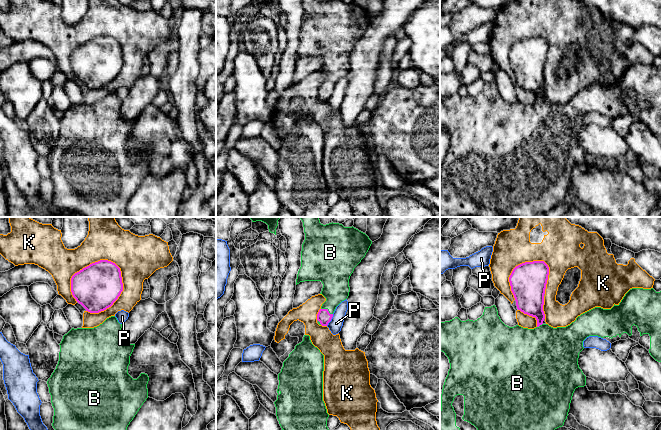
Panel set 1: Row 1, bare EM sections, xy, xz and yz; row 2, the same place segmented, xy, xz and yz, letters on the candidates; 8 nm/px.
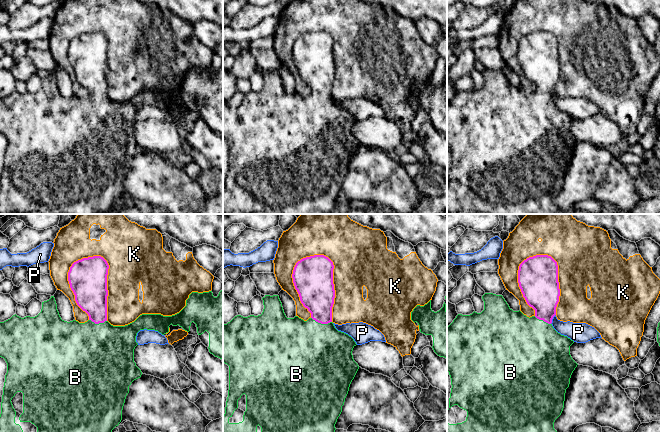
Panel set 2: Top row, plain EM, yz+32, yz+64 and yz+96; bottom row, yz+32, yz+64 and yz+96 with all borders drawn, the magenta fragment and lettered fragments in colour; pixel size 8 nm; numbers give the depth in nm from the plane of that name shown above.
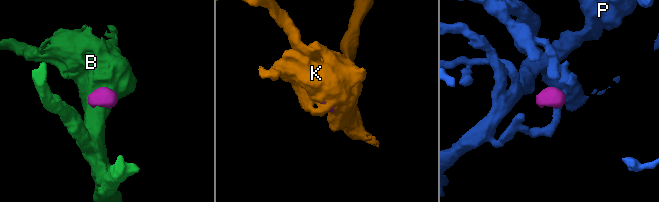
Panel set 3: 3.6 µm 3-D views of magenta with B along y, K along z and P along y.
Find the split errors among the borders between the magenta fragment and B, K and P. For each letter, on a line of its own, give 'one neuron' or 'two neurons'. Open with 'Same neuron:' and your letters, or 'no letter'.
Same neuron: B
B: one neuron
K: two neurons
P: two neurons

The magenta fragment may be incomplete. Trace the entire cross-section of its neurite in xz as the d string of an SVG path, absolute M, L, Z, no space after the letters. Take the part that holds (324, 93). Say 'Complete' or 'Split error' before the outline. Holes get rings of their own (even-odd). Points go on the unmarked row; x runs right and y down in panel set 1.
Split error. M303 0L305 16L302 20L301 43L297 50L296 61L304 57L321 57L322 70L326 77L317 90L318 100L327 102L336 83L349 72L349 55L354 44L368 28L372 17L369 13L352 3L342 0Z

